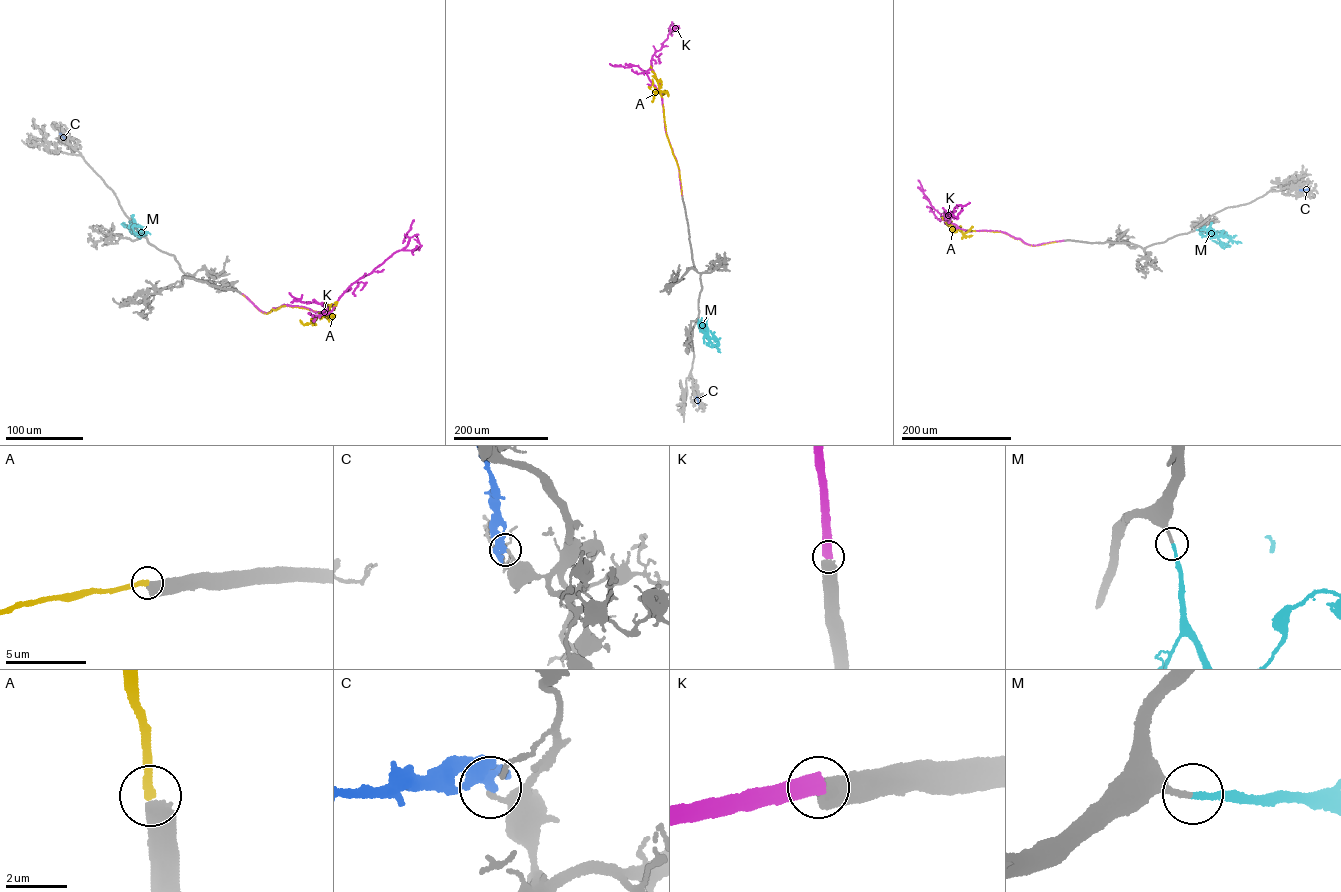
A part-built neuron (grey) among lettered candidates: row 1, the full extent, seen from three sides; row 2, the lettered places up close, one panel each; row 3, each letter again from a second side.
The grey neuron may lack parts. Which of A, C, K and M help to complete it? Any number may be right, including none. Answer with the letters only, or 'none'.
M

